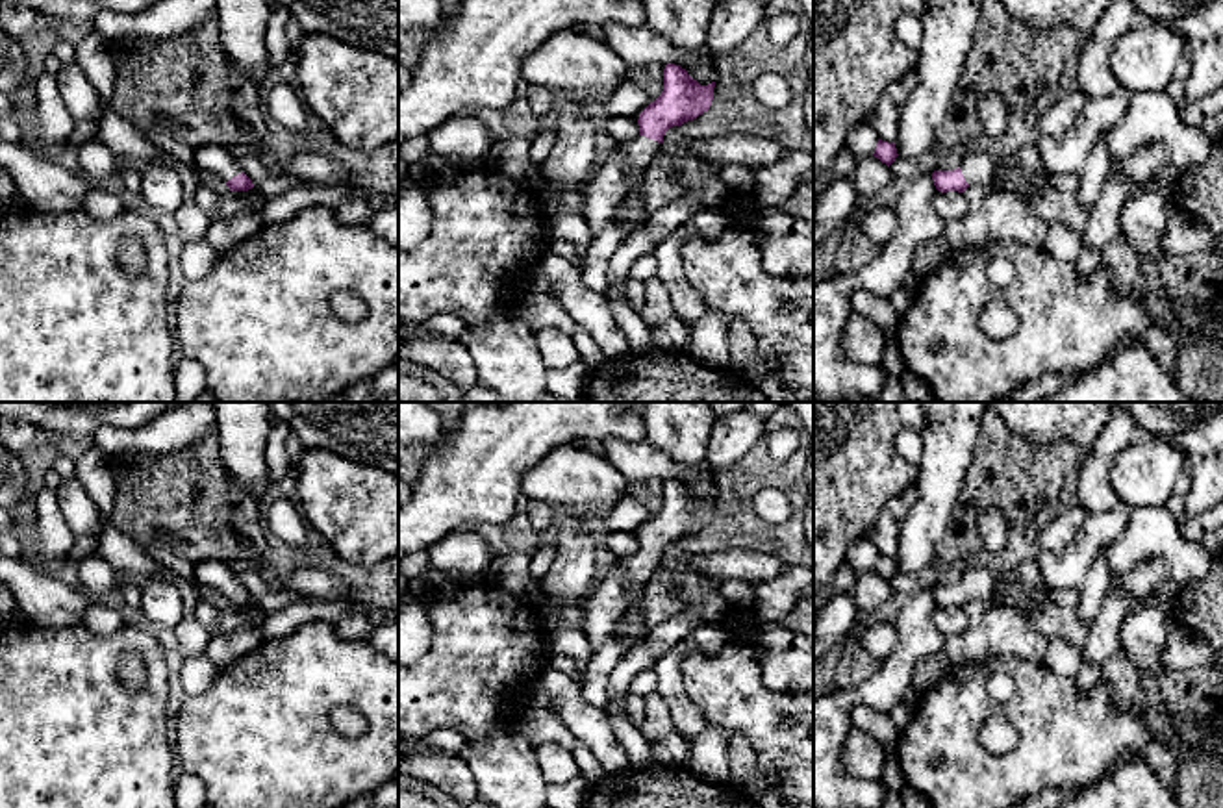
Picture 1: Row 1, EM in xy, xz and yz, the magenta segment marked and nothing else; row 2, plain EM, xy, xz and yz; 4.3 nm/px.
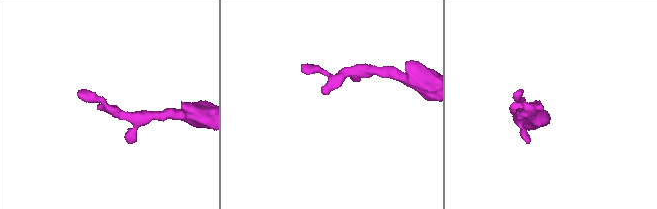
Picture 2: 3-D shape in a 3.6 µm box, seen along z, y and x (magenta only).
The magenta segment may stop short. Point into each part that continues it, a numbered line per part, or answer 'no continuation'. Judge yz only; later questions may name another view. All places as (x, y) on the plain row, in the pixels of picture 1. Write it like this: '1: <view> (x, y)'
1: yz (977, 584)

